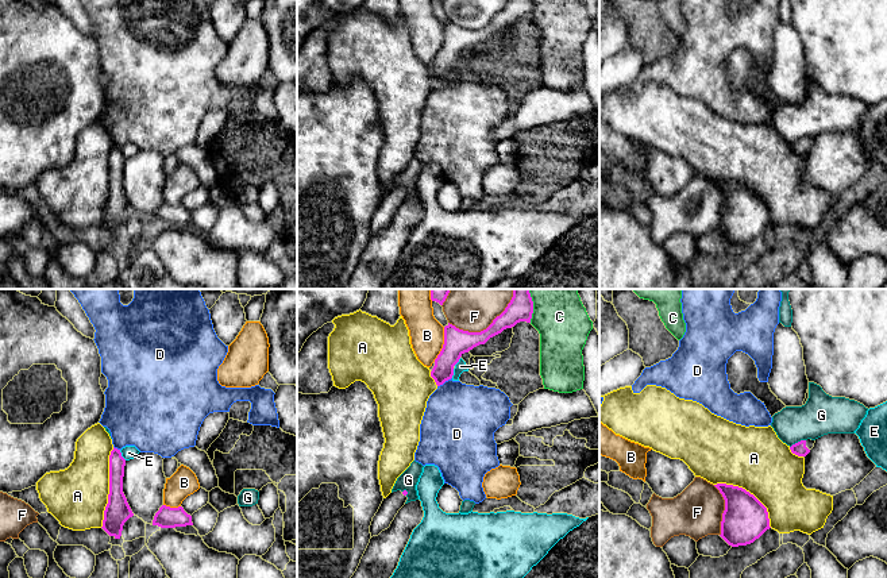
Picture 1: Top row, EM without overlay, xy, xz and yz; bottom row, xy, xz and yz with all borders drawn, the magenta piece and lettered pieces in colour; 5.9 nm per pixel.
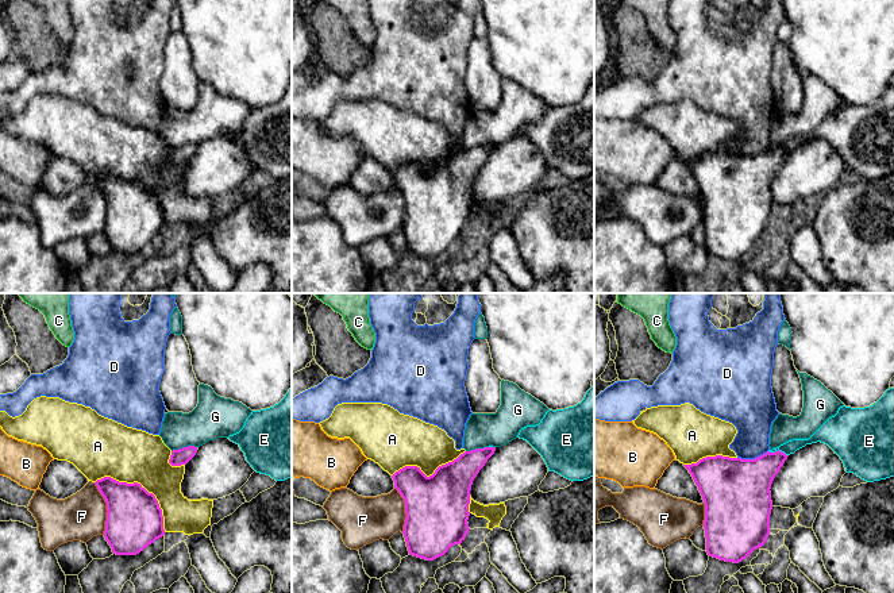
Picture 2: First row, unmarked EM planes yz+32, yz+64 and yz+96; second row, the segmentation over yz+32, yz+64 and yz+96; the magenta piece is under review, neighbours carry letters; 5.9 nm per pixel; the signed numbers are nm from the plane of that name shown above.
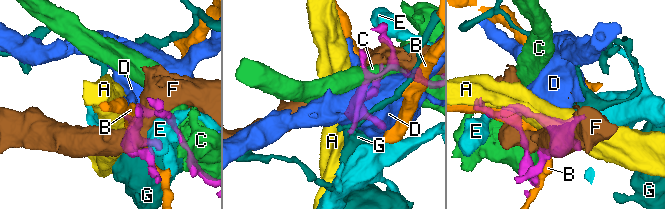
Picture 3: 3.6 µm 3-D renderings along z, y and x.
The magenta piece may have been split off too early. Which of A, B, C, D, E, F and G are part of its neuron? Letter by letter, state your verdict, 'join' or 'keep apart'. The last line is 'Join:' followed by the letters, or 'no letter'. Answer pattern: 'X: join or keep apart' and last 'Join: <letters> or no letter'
A: keep apart
B: keep apart
C: keep apart
D: keep apart
E: keep apart
F: keep apart
G: keep apart
Join: no letter

